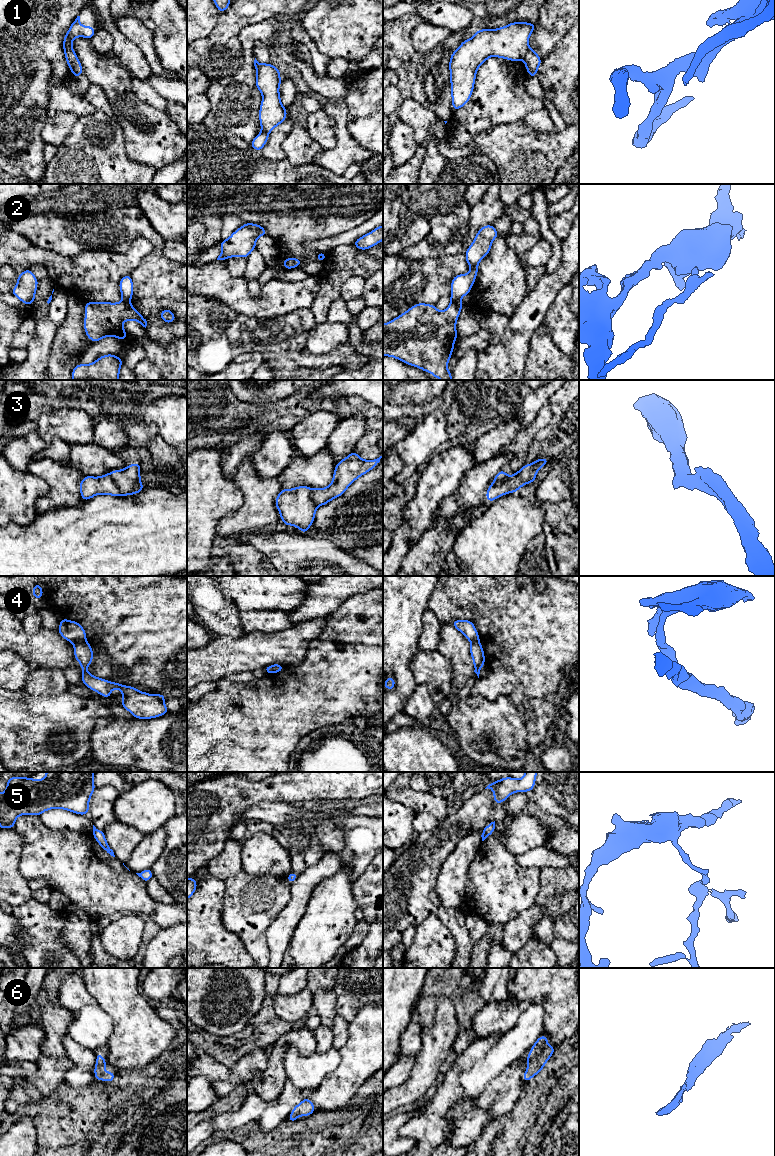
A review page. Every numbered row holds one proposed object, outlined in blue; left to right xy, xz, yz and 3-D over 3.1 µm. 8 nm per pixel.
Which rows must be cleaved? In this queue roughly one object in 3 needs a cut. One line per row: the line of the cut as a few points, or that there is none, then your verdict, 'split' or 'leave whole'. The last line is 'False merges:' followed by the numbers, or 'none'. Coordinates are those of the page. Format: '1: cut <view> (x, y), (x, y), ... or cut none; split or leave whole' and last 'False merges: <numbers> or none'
1: cut yz (528, 47), (522, 58); split
2: cut yz (451, 300), (459, 301); split
3: cut xy (109, 474), (121, 494); split
4: cut xy (85, 640), (74, 644); split
5: cut none; leave whole
6: cut none; leave whole
False merges: 1, 2, 3, 4

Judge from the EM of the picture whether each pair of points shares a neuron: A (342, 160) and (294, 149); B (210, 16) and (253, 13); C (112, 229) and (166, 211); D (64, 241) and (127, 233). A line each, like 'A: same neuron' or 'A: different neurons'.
A: different neurons
B: different neurons
C: different neurons
D: same neuron

